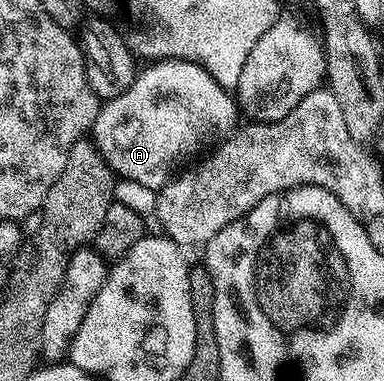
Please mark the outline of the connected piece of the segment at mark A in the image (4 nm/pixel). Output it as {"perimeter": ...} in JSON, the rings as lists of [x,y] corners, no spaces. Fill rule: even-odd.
{"perimeter":[[[159,60],[146,67],[150,68],[141,69],[124,94],[99,107],[92,139],[108,167],[121,179],[157,190],[171,180],[189,156],[213,149],[235,131],[236,100],[198,64]]]}

